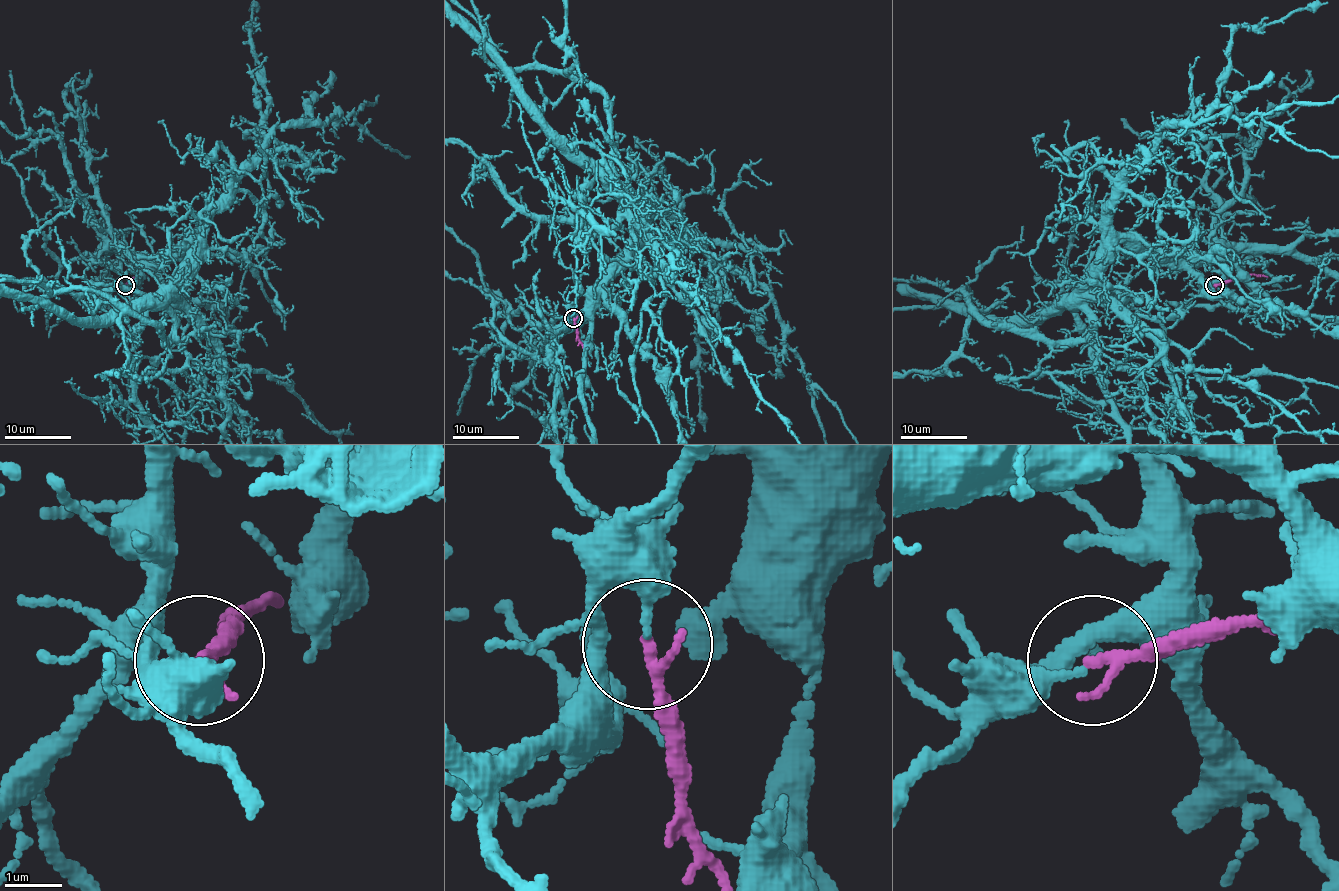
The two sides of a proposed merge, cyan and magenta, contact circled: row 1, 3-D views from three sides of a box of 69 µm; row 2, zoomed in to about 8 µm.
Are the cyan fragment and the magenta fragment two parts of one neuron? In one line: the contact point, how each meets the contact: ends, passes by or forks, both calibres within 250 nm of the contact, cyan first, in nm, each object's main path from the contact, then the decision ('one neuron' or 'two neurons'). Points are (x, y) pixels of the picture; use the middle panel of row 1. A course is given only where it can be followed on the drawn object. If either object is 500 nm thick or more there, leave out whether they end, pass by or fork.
place (573, 318); cyan ends; magenta ends; calibres 200 and 220 nm; two neurons

